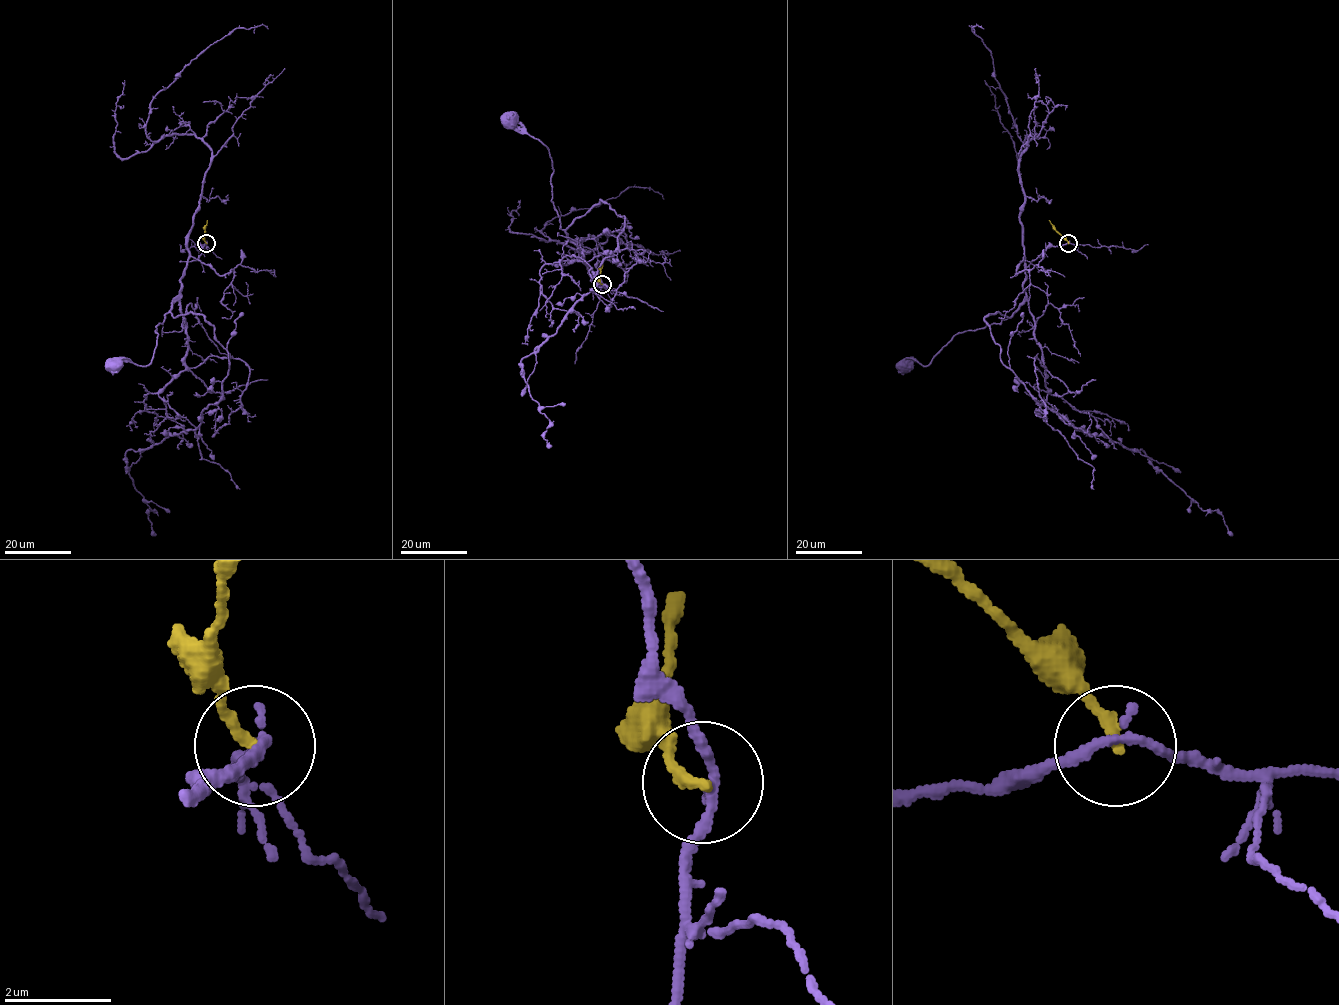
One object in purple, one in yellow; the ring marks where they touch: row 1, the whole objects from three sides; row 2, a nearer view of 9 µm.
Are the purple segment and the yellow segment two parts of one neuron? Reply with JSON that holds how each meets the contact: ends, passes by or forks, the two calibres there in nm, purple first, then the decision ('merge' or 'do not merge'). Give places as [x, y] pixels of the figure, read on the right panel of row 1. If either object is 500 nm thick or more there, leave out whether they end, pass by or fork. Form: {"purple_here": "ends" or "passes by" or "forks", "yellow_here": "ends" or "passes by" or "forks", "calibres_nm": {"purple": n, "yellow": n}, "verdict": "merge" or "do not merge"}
{"purple_here": "passes by", "yellow_here": "ends", "calibres_nm": {"purple": 180, "yellow": 220}, "verdict": "do not merge"}

